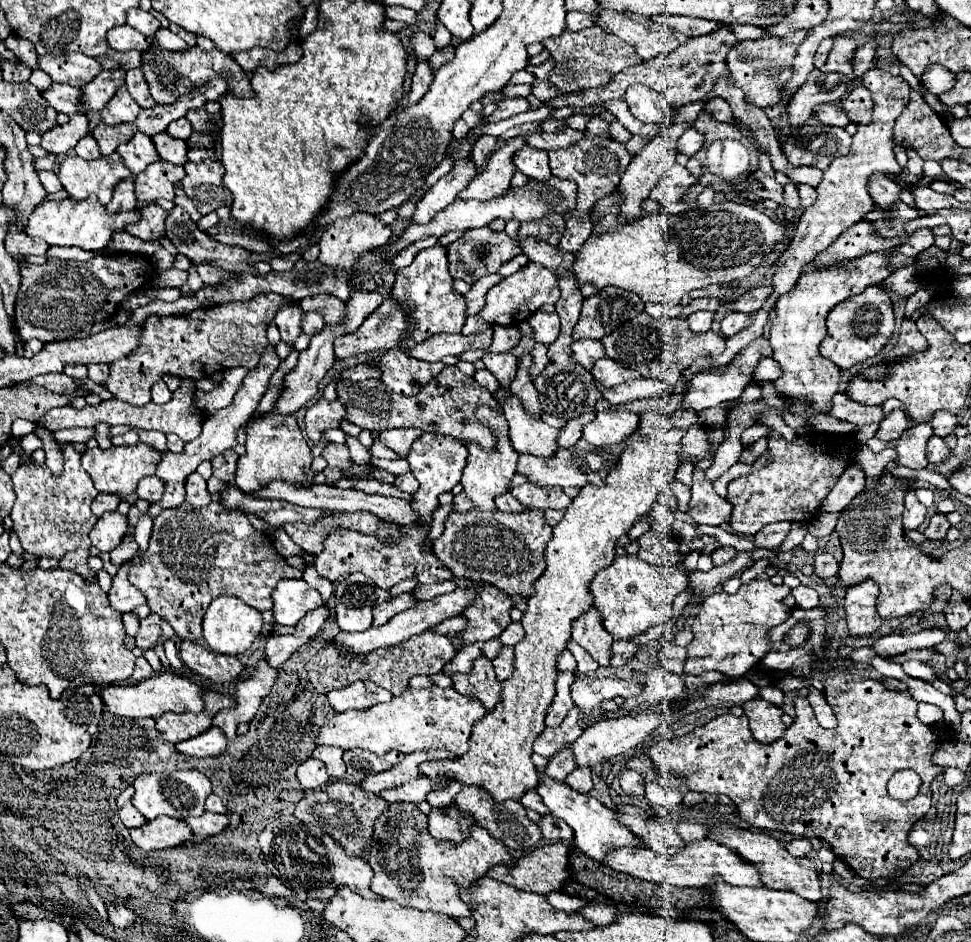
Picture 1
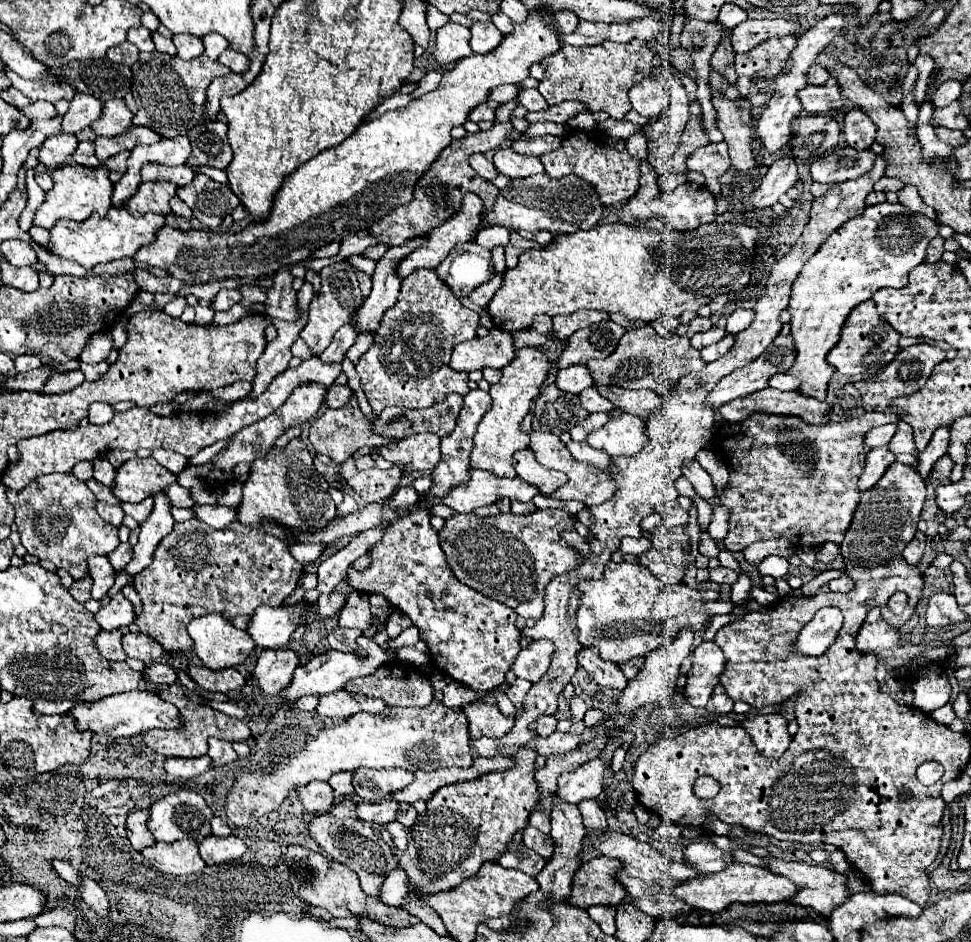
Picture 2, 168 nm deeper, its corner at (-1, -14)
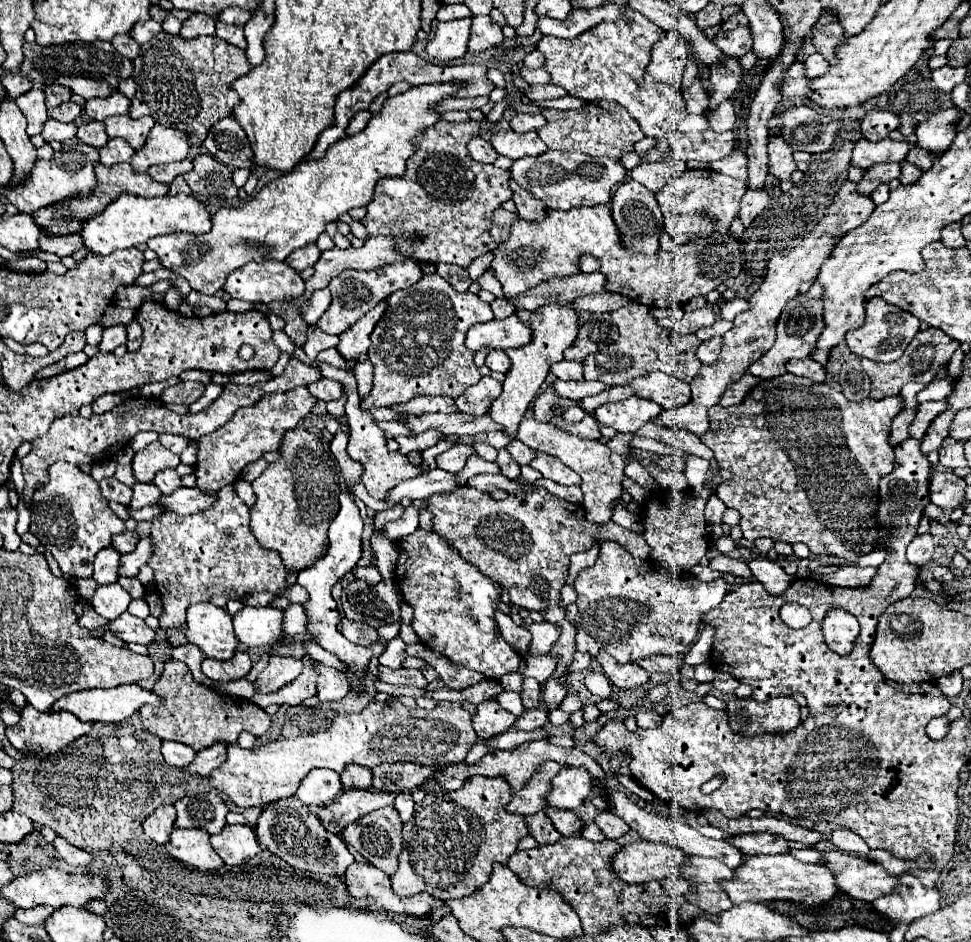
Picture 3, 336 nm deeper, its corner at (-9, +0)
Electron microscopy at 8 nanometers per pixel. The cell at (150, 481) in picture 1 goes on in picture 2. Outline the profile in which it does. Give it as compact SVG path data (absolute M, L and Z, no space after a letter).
M146 498L146 500L142 500L142 502L138 502L138 504L122 504L122 508L124 508L124 512L128 514L128 516L132 516L138 524L142 524L148 516L150 516L150 510L152 510L152 498Z

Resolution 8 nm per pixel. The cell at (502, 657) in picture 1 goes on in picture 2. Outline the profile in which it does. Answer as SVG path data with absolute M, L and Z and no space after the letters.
M516 678L516 682L506 690L506 696L512 700L512 704L516 706L516 708L522 708L522 702L524 702L524 696L526 696L526 692L530 690L530 682L528 680L522 680L522 678Z

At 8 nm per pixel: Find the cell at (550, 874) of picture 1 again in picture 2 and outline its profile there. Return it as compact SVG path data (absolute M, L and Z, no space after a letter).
M608 856L584 862L574 874L572 896L568 898L568 902L580 908L590 908L594 904L618 906L626 898L624 886L616 880L620 866L622 860Z

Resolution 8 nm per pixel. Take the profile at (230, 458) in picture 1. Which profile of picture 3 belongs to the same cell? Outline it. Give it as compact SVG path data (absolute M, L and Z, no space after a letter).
M238 478L238 480L234 482L234 488L236 488L238 496L240 496L248 506L252 506L252 504L254 504L254 492L252 492L250 482L246 482L244 478Z

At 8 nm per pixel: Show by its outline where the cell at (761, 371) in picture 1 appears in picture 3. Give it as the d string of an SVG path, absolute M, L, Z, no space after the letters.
M802 358L802 360L790 360L786 364L786 372L794 374L794 376L804 376L810 378L814 382L824 382L826 372L822 370L822 366L810 358Z

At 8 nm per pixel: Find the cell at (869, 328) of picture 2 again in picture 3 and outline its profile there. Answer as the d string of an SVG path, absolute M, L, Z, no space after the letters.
M880 296L870 298L866 302L866 316L864 324L856 330L846 332L846 344L848 348L858 354L860 358L870 358L876 362L894 362L902 356L914 334L920 330L920 320L912 316L910 312L904 312L902 308L896 308L888 302L884 302Z

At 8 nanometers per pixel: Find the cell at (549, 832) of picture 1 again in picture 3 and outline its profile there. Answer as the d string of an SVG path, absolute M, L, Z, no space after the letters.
M536 812L526 816L526 824L530 834L540 842L540 844L554 844L556 840L560 840L558 830L554 828L554 824L550 824L550 818L546 816L546 812Z

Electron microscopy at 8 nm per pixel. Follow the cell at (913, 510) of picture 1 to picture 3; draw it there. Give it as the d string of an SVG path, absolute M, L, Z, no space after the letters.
M918 534L910 544L908 544L908 562L914 566L924 566L926 562L930 562L934 552L934 540L932 534Z

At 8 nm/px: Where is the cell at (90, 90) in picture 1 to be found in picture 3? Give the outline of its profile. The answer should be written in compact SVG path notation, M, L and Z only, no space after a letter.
M68 100L62 106L54 108L54 112L48 112L48 116L54 118L54 120L60 120L60 122L74 122L74 120L78 120L82 116L82 106Z

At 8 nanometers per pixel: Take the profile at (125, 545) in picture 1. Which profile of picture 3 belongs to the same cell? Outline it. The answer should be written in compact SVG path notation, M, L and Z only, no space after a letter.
M122 532L122 534L114 536L112 546L114 546L120 554L126 554L126 552L134 552L138 540L140 540L140 536L138 536L136 532Z

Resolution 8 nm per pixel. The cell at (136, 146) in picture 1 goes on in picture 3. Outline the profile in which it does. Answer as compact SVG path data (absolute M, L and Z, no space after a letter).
M110 138L108 144L104 148L100 148L98 152L100 152L100 162L102 164L114 166L114 164L128 162L132 158L132 154L134 154L134 148L122 138Z

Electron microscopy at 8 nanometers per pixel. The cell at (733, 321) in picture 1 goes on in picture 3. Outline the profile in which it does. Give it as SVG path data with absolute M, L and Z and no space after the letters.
M714 336L712 340L706 340L706 342L700 344L696 356L698 356L698 360L702 364L710 364L710 362L714 362L718 358L720 348L722 348L722 338L720 336Z

